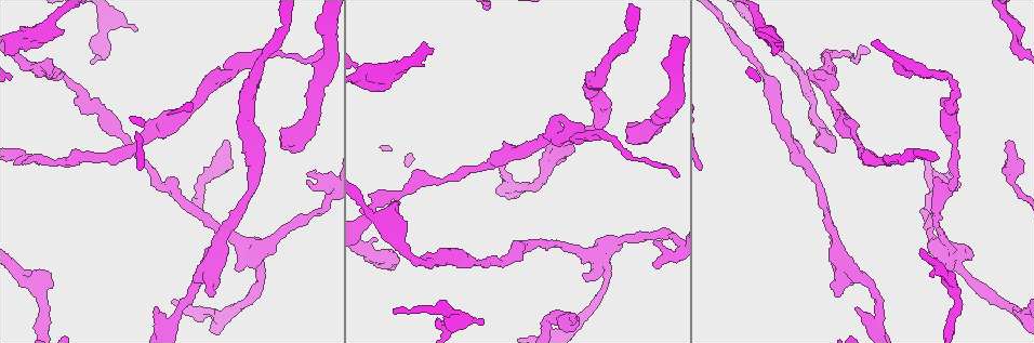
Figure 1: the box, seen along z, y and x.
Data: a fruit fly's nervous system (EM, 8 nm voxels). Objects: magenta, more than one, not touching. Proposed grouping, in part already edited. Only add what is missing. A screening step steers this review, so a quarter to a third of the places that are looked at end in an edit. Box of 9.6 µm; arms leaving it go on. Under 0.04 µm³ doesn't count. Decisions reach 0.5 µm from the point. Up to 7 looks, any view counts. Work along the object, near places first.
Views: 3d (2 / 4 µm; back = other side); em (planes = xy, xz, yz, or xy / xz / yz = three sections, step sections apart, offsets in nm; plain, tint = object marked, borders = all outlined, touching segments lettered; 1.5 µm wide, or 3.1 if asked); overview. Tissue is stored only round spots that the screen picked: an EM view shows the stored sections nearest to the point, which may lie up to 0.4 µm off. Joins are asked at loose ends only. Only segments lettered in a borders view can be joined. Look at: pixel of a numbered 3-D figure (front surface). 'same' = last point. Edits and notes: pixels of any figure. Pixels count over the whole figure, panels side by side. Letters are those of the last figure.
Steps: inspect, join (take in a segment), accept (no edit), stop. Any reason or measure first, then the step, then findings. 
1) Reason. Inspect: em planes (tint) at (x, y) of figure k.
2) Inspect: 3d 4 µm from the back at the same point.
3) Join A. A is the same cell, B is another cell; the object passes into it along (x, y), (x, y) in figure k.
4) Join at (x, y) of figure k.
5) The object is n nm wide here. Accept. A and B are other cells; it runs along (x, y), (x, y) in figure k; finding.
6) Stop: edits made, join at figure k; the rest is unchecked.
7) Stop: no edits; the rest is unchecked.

Free end. Inspect: 3d 4 µm at (504, 166) of figure 1.

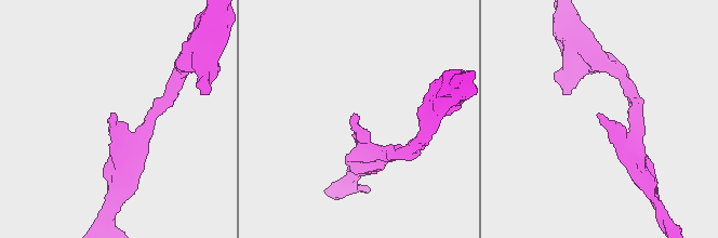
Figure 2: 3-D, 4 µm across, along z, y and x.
Need the tissue. Inspect: em xy step 4 (tint) at (113, 114) of figure 2.

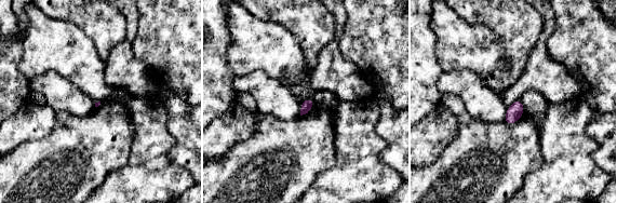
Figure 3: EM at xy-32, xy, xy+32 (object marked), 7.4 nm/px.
Cut it another way. Inspect: em planes (borders) at the same point.

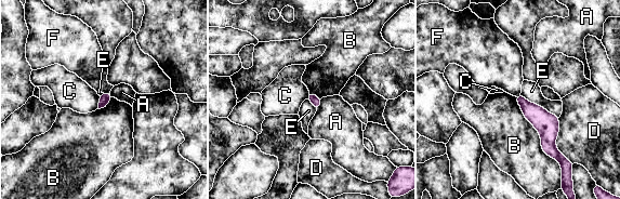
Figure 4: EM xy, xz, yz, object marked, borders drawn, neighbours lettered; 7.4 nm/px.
Accept. A, B, C, D, E and F are other cells; it runs along (519, 97), (549, 128), (553, 151) in figure 4; none of them fits.

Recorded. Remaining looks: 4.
Branch stops here. Inspect: em xz step 8 (tint) at (1008, 141) of figure 1.

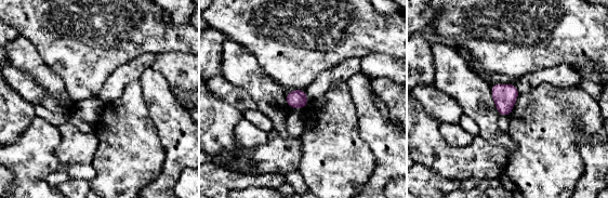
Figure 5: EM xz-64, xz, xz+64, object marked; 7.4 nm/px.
Another direction. Inspect: em yz step 8 (borders) at the same point.

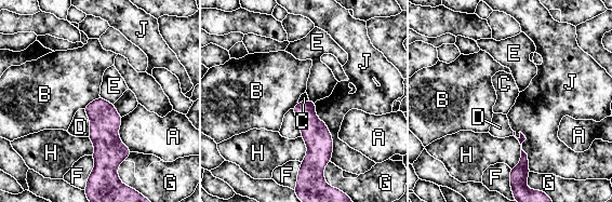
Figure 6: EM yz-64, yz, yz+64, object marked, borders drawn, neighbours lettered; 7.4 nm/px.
Accept. A, B, C, D, E, F, G, H and J are other cells; a border runs along (100, 96), (91, 100), (83, 108) in figure 6; none of them fits.

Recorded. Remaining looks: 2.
Branch stops here. Inspect: em xy step 8 (borders) at (135, 31) of figure 1.

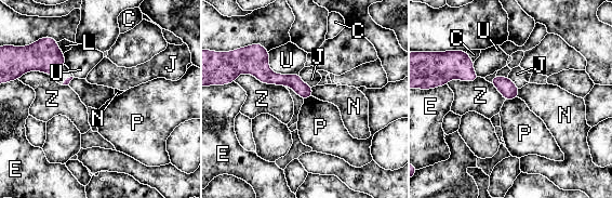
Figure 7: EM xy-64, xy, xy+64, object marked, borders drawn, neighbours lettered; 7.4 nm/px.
Cut it another way. Inspect: em planes (borders) at the same point.

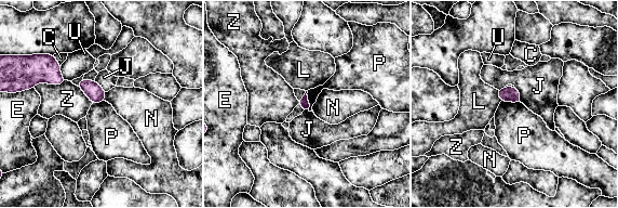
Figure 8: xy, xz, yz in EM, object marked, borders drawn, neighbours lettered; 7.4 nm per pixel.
The longest contact is with Z, 260 nm. Accept. C, E, J, L, N, P, U and Z are other cells; a border runs along (500, 101), (520, 103) in figure 8; no lettered segment goes on from it.

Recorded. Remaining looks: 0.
Stop: no edits; the rest is unchecked.

